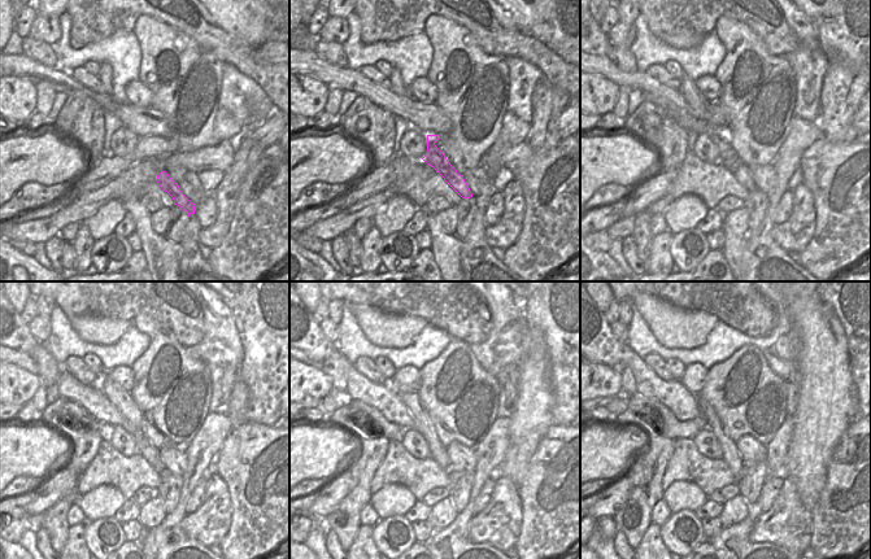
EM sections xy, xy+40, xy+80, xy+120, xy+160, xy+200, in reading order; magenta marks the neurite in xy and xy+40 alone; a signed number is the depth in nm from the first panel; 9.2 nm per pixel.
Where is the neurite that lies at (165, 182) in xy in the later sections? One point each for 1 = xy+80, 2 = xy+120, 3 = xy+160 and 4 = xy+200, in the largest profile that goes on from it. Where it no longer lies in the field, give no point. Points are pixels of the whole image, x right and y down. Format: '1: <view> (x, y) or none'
1: xy+80 (727, 157)
2: xy+120 (90, 397)
3: xy+160 (383, 397)
4: xy+200 (606, 348)

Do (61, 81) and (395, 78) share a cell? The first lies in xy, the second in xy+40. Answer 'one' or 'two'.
two

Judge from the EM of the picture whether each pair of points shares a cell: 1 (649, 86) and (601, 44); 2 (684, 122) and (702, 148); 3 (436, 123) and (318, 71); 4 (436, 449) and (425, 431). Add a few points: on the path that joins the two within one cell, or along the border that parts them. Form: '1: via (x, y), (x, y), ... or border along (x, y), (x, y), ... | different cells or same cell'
1: border along (593, 53), (606, 55) | different cells
2: border along (697, 134), (705, 134), (715, 144), (717, 158) | different cells
3: via (406, 107), (396, 105), (357, 82), (348, 79) | same cell
4: via (435, 445), (429, 435) | same cell

